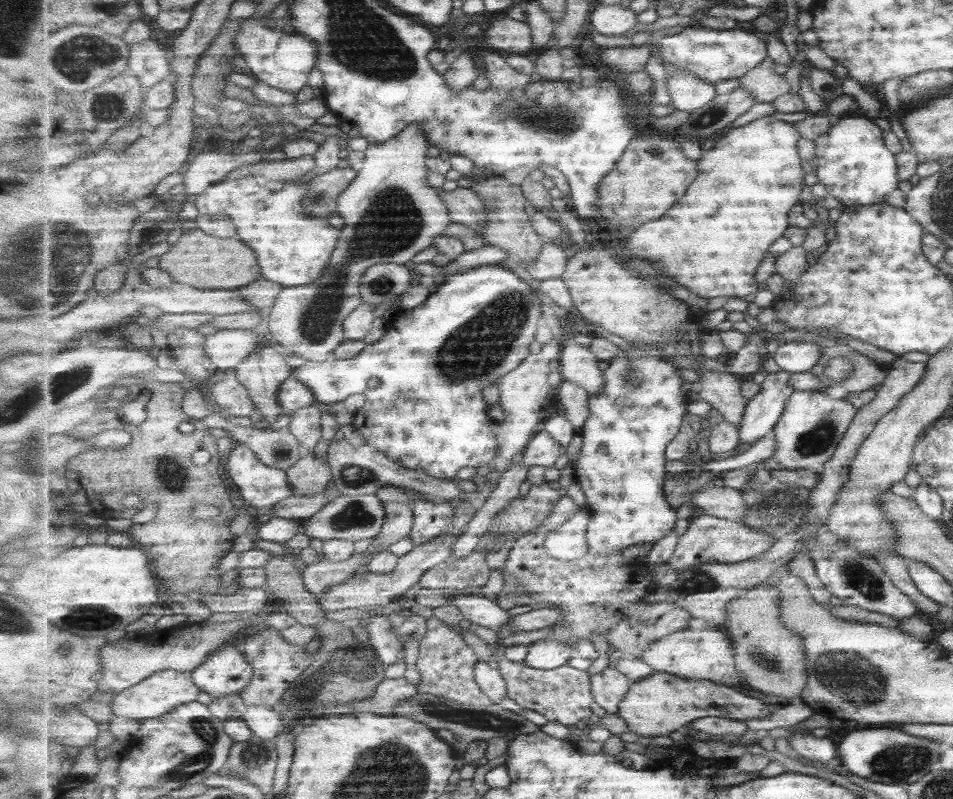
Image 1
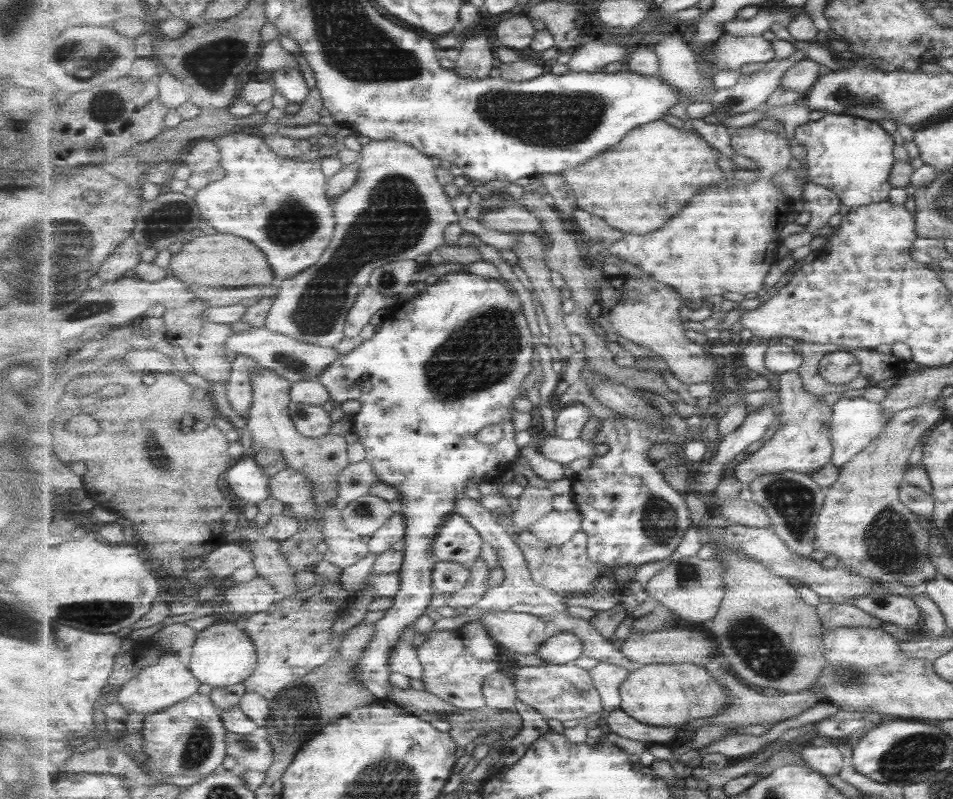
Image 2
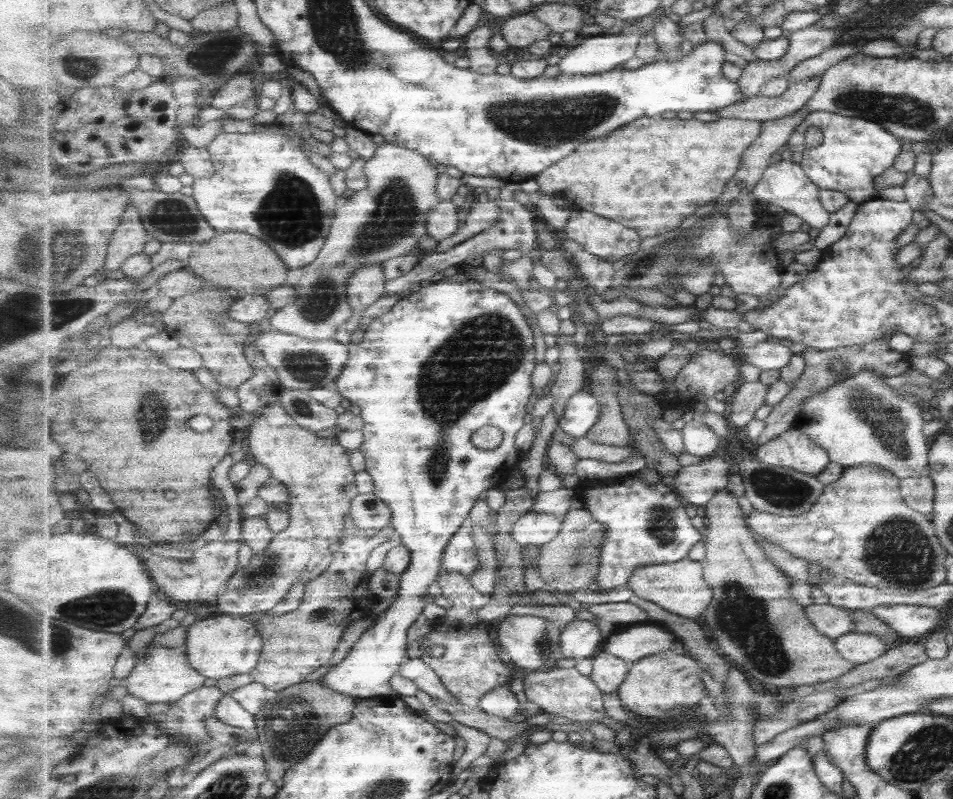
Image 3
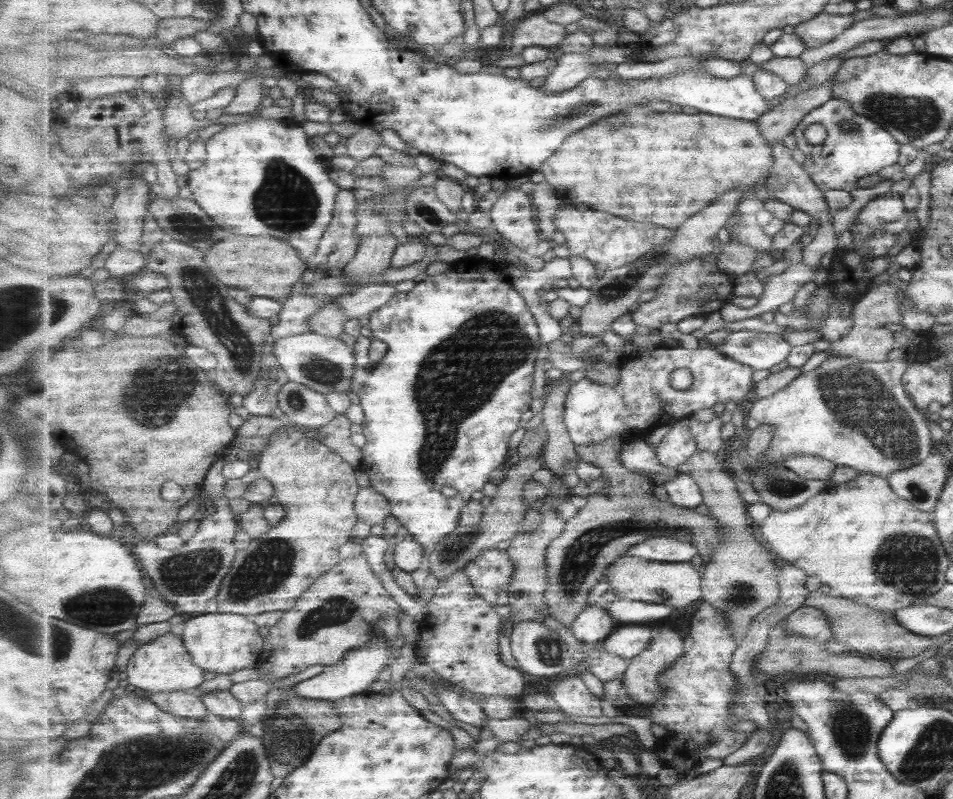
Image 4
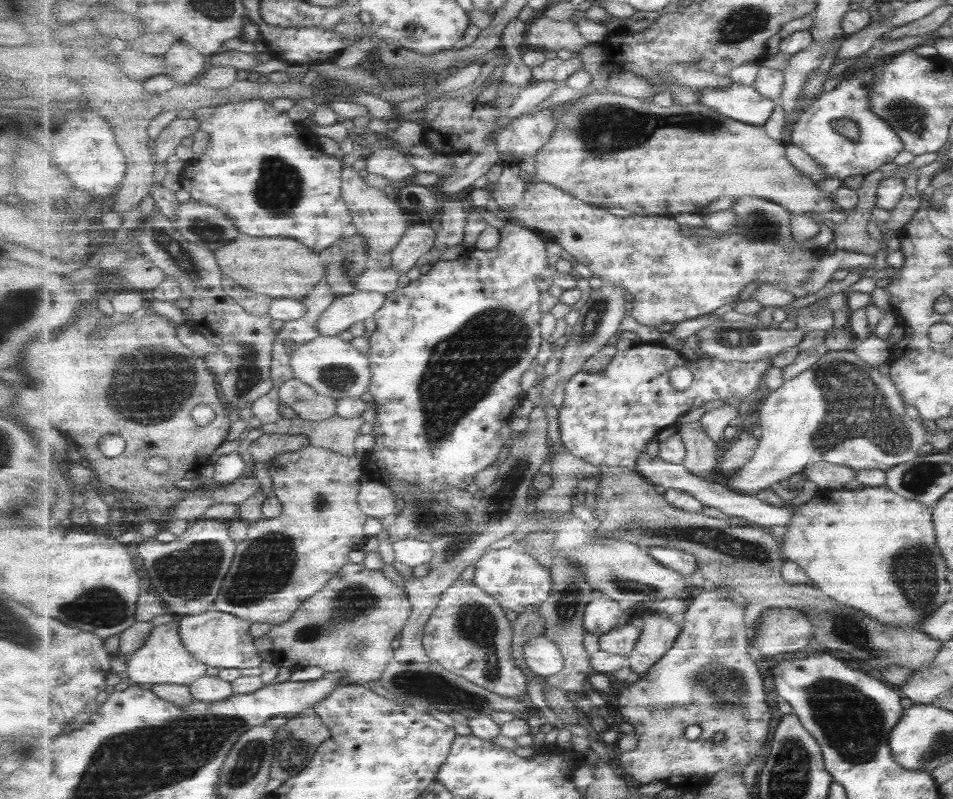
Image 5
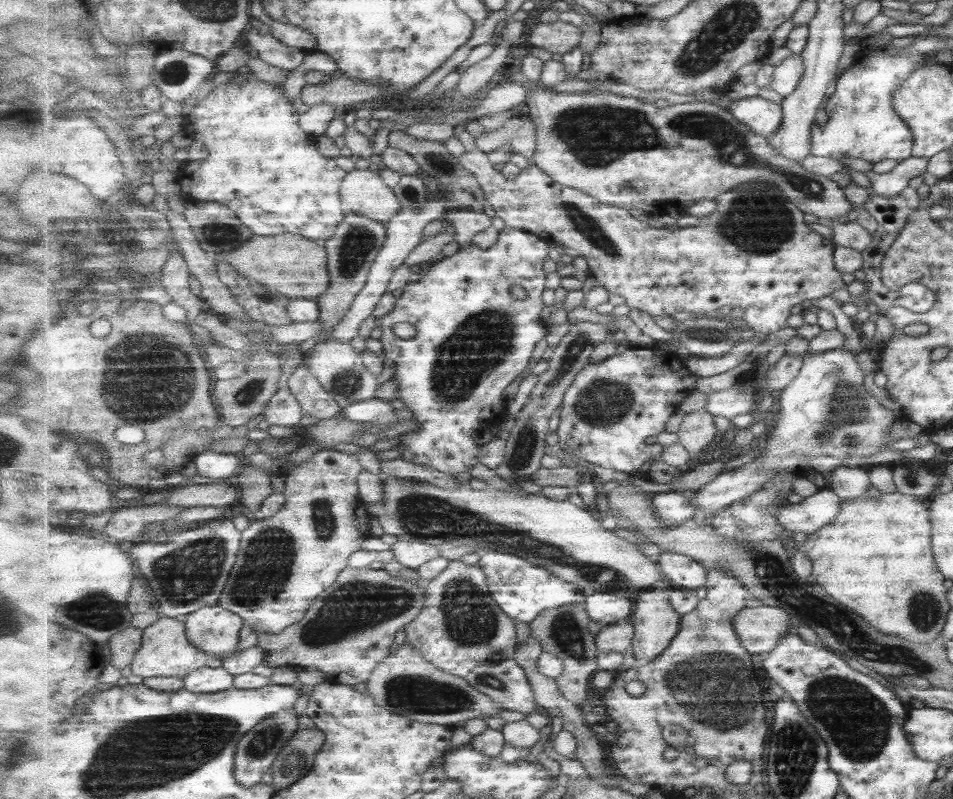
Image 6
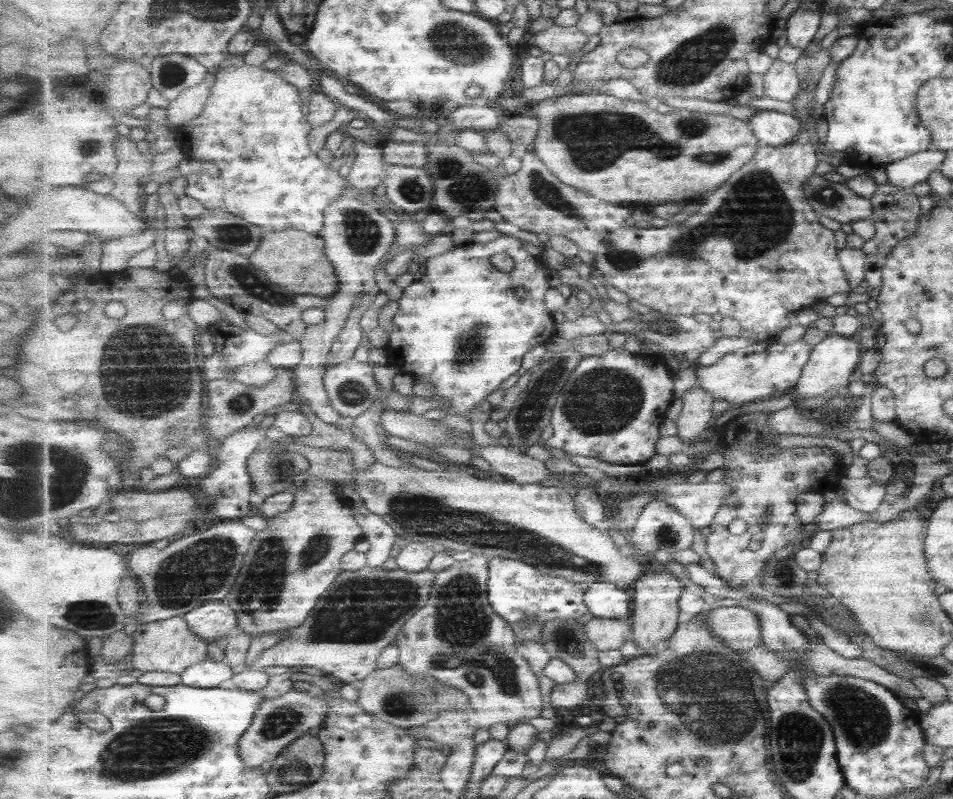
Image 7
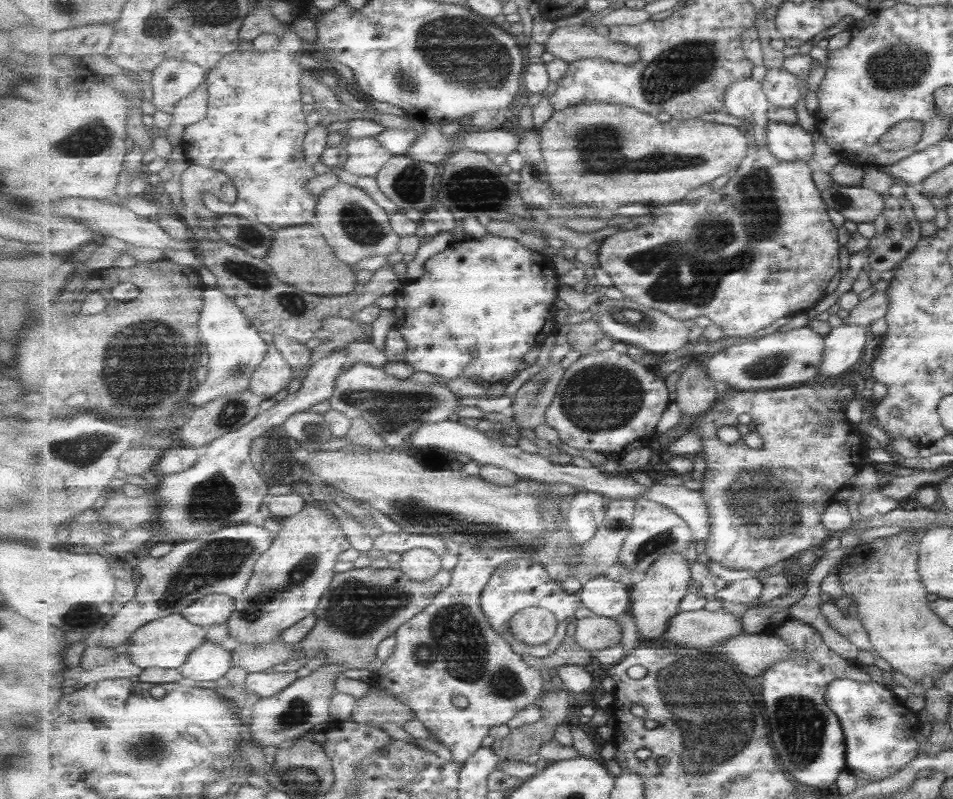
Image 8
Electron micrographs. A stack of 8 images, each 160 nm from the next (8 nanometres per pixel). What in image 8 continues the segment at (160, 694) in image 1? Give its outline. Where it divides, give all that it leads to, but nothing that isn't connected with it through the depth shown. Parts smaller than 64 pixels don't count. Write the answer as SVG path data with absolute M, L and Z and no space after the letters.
M182 613L164 616L141 627L127 642L127 654L133 664L146 668L179 669L186 663L189 654L202 642L205 642L207 628L193 624Z

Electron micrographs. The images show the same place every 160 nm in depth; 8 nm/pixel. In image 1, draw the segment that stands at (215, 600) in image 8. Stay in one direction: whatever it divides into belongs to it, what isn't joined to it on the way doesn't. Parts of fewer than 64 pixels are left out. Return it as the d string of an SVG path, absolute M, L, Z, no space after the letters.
M236 644L225 645L213 651L204 663L201 663L192 673L195 684L211 695L212 698L221 698L233 693L240 693L252 679L254 668L250 660L236 647Z

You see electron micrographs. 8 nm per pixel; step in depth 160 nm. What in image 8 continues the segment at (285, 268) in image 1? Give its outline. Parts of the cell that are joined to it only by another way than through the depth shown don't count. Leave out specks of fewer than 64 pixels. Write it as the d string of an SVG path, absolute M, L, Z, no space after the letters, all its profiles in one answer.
M287 23L286 27L287 32L281 34L275 50L259 52L250 48L245 52L231 52L208 71L205 82L208 85L207 117L189 126L182 136L185 154L189 154L195 164L225 172L237 186L239 196L235 198L239 200L235 204L225 204L233 200L223 200L204 192L206 208L219 216L229 214L255 220L273 230L309 224L315 218L315 209L318 206L318 200L305 190L305 184L316 174L306 161L304 153L304 138L310 131L305 122L306 114L303 114L305 100L302 96L302 78L306 69L297 60L310 47L293 30L293 24Z

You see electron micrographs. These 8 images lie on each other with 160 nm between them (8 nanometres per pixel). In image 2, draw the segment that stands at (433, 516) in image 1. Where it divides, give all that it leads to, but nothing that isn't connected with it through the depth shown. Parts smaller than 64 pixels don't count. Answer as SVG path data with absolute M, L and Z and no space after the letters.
M455 512L437 533L432 552L438 561L469 565L481 556L481 544L479 532Z

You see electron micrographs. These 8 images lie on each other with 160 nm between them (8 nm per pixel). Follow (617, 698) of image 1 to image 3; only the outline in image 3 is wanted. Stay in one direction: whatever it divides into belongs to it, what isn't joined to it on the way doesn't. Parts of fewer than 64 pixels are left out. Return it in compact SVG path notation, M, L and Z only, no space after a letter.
M599 651L592 661L591 680L605 693L617 693L631 665L612 654Z

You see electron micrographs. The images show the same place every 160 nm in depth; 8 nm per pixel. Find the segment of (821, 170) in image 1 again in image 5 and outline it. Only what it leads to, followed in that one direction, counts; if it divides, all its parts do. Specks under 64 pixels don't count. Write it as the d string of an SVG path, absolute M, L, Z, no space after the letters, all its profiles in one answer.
M871 69L842 80L835 90L821 94L811 108L801 113L792 128L791 144L802 148L809 156L812 156L826 170L828 177L835 176L844 181L853 175L866 176L876 171L879 166L893 162L895 157L906 149L896 128L891 127L891 124L887 124L887 120L883 120L871 110L872 84L874 84L874 72Z

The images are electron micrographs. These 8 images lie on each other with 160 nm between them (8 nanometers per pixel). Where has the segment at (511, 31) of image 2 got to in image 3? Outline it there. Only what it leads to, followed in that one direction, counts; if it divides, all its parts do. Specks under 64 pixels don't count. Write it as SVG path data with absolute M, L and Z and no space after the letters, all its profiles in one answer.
M530 11L524 16L517 14L504 19L500 34L510 46L521 49L531 47L535 42L547 40L551 36L551 28L538 20Z

